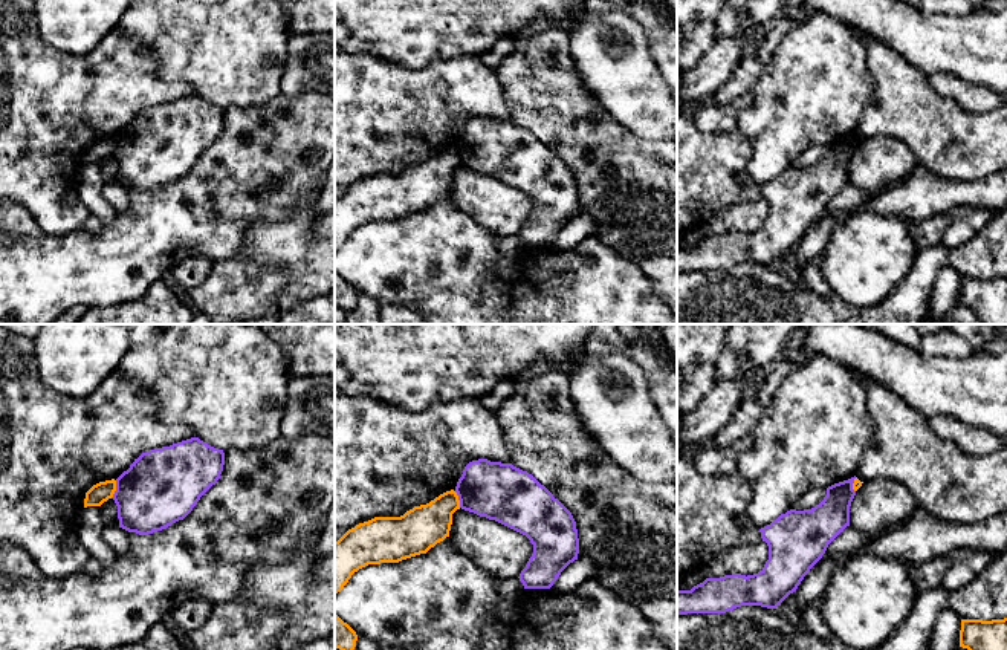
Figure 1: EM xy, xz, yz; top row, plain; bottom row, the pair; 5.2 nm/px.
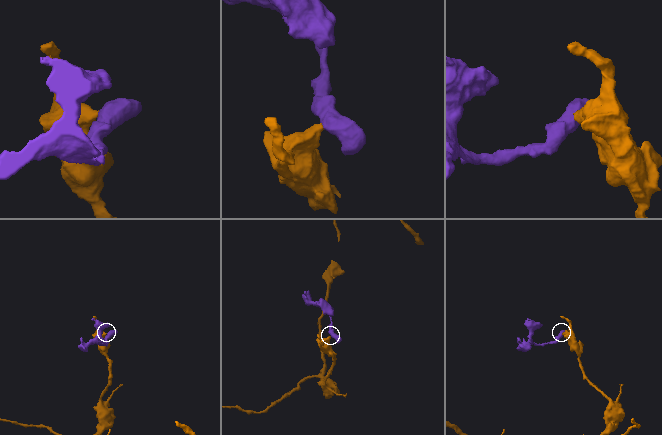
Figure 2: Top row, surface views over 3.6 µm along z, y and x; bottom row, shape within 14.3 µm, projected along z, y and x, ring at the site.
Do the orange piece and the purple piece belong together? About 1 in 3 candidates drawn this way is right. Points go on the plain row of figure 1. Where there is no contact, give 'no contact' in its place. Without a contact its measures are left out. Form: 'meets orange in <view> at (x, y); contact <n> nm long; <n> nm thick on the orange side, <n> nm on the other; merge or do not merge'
meets orange in xy at (115, 147); contact 100 nm long; 110 nm thick on the orange side, 400 nm on the other; do not merge

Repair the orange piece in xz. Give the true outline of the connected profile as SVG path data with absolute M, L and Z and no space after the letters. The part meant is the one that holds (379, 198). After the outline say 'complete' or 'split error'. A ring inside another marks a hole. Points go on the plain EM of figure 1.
M451 147L426 162L414 164L400 174L374 174L348 187L335 199L335 252L344 246L355 229L368 222L399 220L426 211L449 194L452 171L457 167L460 167L460 158Z; complete

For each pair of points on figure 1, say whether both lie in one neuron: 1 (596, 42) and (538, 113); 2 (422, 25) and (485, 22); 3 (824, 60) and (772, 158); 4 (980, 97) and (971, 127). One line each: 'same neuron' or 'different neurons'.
1: different neurons
2: same neuron
3: same neuron
4: different neurons

